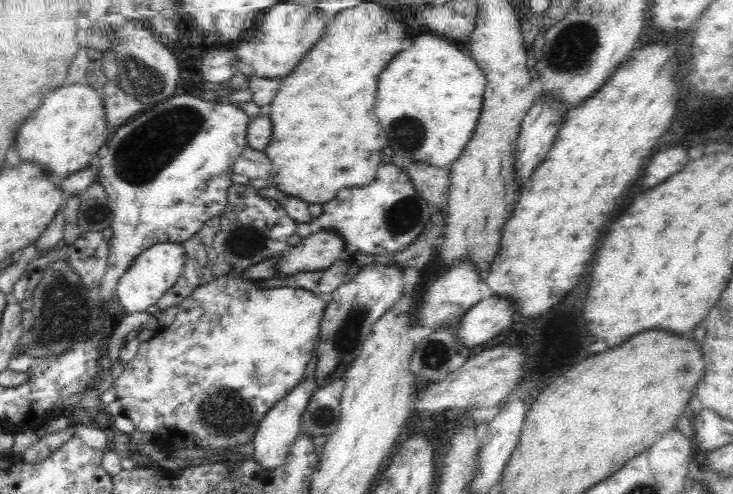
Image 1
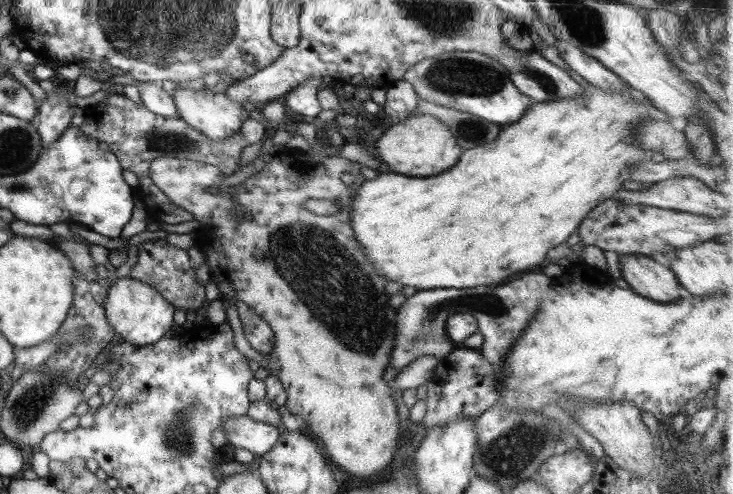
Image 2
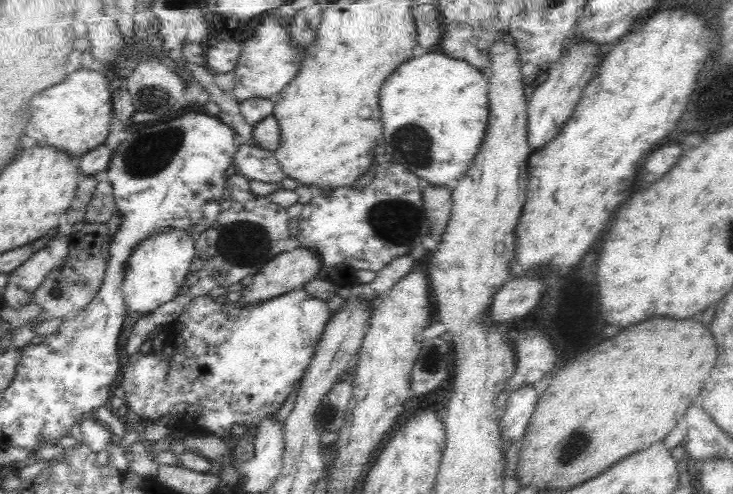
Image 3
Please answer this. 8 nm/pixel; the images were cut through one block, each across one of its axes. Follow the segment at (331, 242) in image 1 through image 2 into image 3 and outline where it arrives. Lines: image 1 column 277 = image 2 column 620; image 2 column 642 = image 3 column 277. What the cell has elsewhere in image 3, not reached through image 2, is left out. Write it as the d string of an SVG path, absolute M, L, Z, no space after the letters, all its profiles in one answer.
M294 246L294 248L277 254L272 260L262 263L262 268L255 274L253 282L246 285L243 290L234 298L239 304L256 304L256 302L266 302L270 298L276 298L282 294L300 290L306 282L318 276L321 270L321 260L319 256L309 248Z

